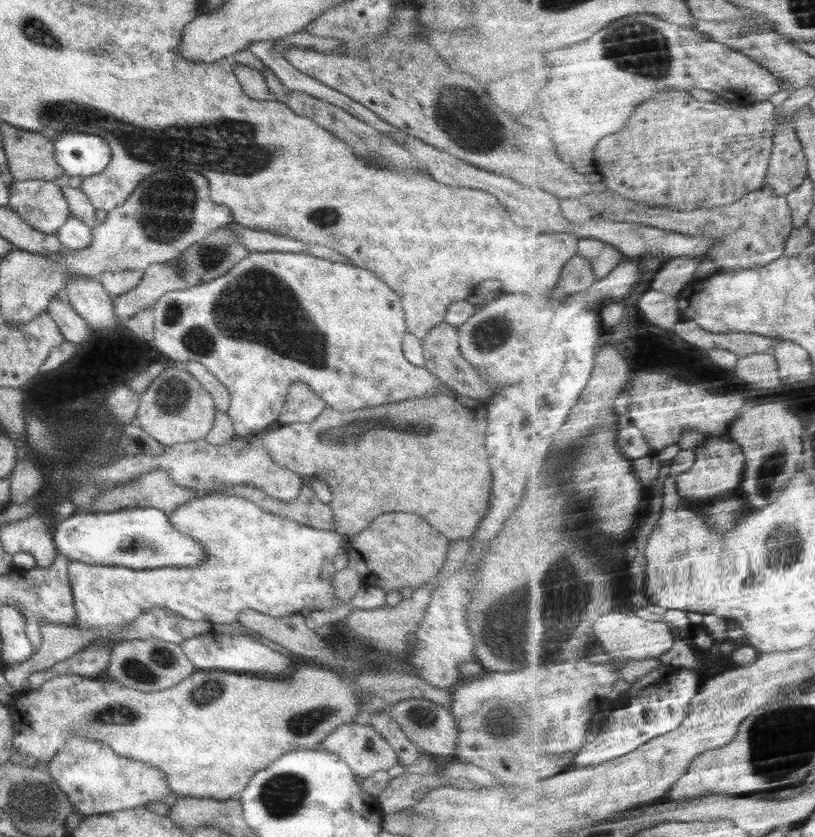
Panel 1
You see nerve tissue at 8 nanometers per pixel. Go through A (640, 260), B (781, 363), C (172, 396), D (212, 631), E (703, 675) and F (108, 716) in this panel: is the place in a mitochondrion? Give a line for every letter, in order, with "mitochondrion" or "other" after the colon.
A: other
B: other
C: mitochondrion
D: other
E: other
F: mitochondrion

